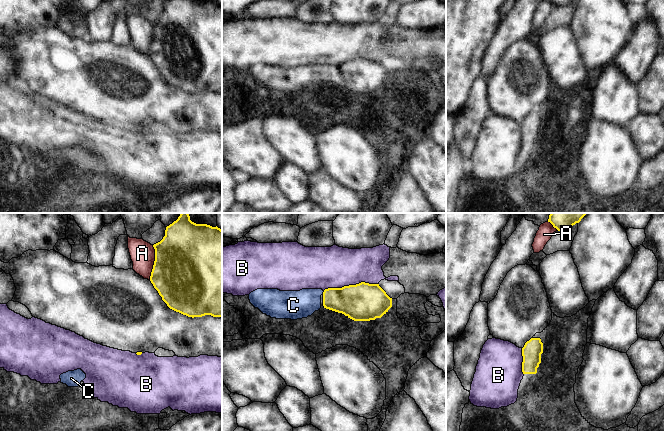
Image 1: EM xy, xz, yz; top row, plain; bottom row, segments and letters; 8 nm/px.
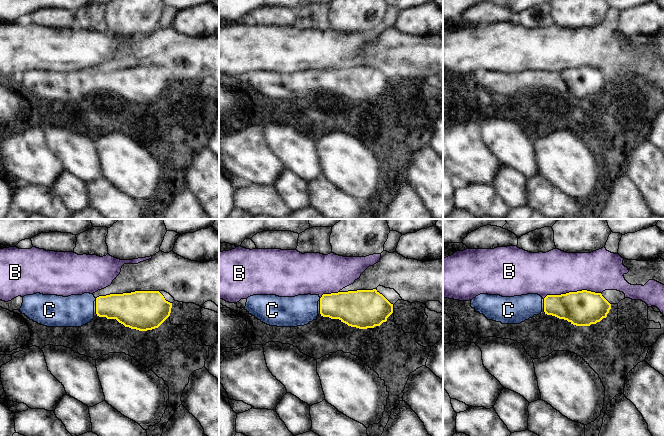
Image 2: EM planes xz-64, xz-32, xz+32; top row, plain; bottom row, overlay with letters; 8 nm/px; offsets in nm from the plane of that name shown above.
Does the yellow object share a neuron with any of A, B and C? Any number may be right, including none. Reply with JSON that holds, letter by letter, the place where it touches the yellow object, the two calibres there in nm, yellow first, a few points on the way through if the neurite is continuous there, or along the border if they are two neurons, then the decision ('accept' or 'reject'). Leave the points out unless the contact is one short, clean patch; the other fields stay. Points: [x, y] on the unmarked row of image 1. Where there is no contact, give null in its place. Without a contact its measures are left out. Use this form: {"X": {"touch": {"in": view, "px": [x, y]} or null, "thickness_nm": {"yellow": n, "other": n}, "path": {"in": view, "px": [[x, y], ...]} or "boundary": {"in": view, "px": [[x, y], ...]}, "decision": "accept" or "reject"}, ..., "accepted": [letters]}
{"A": {"touch": {"in": "xy", "px": [154, 38]}, "thickness_nm": {"yellow": 500, "other": 200}, "decision": "reject"}, "B": {"touch": {"in": "xz", "px": [350, 61]}, "thickness_nm": {"yellow": 300, "other": 340}, "decision": "reject"}, "C": {"touch": {"in": "xz", "px": [323, 68]}, "thickness_nm": {"yellow": 260, "other": 220}, "path": {"in": "xz", "px": [[353, 76], [334, 75], [323, 68], [295, 81]]}, "decision": "accept"}, "accepted": ["C"]}

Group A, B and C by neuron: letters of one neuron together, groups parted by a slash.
A / B / C

